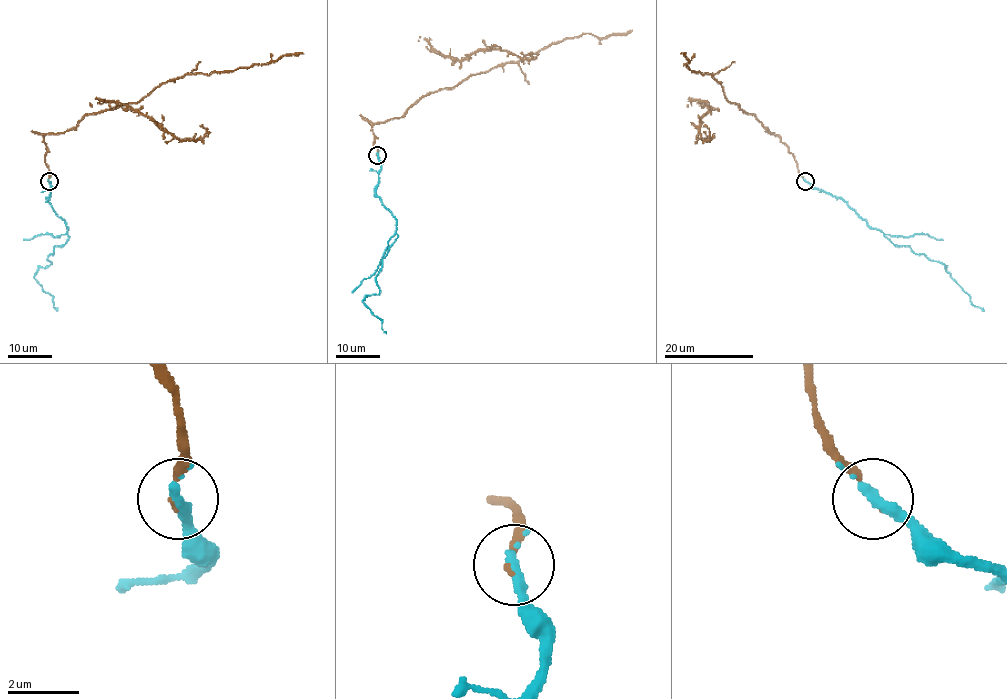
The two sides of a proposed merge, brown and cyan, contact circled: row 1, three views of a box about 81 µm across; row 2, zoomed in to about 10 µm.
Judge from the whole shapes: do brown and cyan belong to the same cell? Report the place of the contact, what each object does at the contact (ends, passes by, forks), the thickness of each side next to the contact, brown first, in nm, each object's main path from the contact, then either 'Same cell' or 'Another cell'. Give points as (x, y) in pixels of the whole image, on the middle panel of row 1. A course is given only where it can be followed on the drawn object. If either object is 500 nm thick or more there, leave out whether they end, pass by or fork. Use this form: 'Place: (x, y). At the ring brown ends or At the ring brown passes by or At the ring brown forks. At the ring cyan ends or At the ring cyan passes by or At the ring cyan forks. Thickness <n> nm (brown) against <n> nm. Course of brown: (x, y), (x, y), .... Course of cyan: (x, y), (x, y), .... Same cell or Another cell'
Place: (377, 155). At the ring brown ends. At the ring cyan passes by. Thickness 90 nm (brown) against 260 nm. Course of brown: (377, 155), (371, 127), (400, 117), (431, 93), (519, 62), (567, 39), (586, 33), (605, 37), (632, 30). Course of cyan: (377, 155), (376, 195), (396, 219), (397, 238), (376, 277), (379, 292), (363, 299), (381, 319), (386, 333). Same cell

